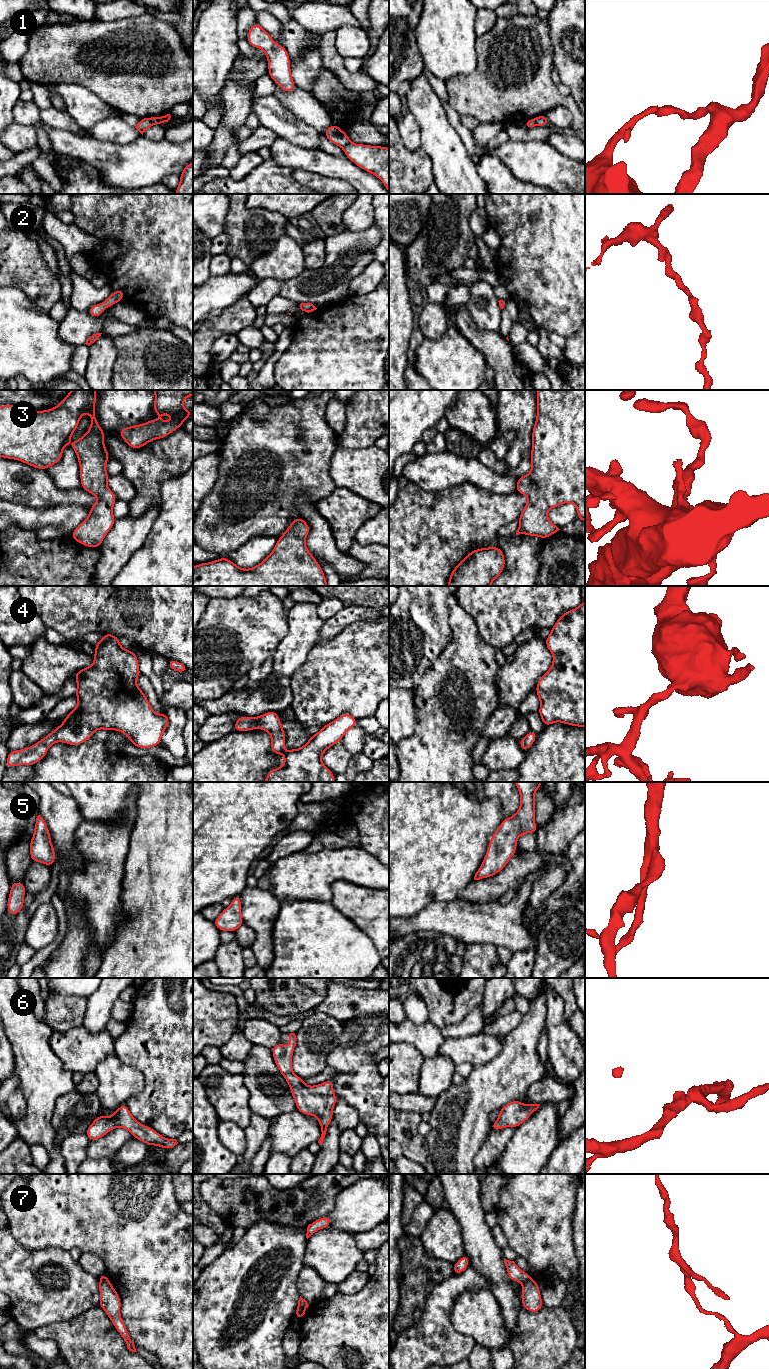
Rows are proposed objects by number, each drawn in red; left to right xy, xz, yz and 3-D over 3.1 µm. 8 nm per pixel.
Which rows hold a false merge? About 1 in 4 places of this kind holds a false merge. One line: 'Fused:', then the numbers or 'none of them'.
Fused: 1, 7

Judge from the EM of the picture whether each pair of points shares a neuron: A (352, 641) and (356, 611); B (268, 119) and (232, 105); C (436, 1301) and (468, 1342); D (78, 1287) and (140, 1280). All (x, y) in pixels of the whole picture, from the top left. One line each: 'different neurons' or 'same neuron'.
A: different neurons
B: different neurons
C: same neuron
D: different neurons

